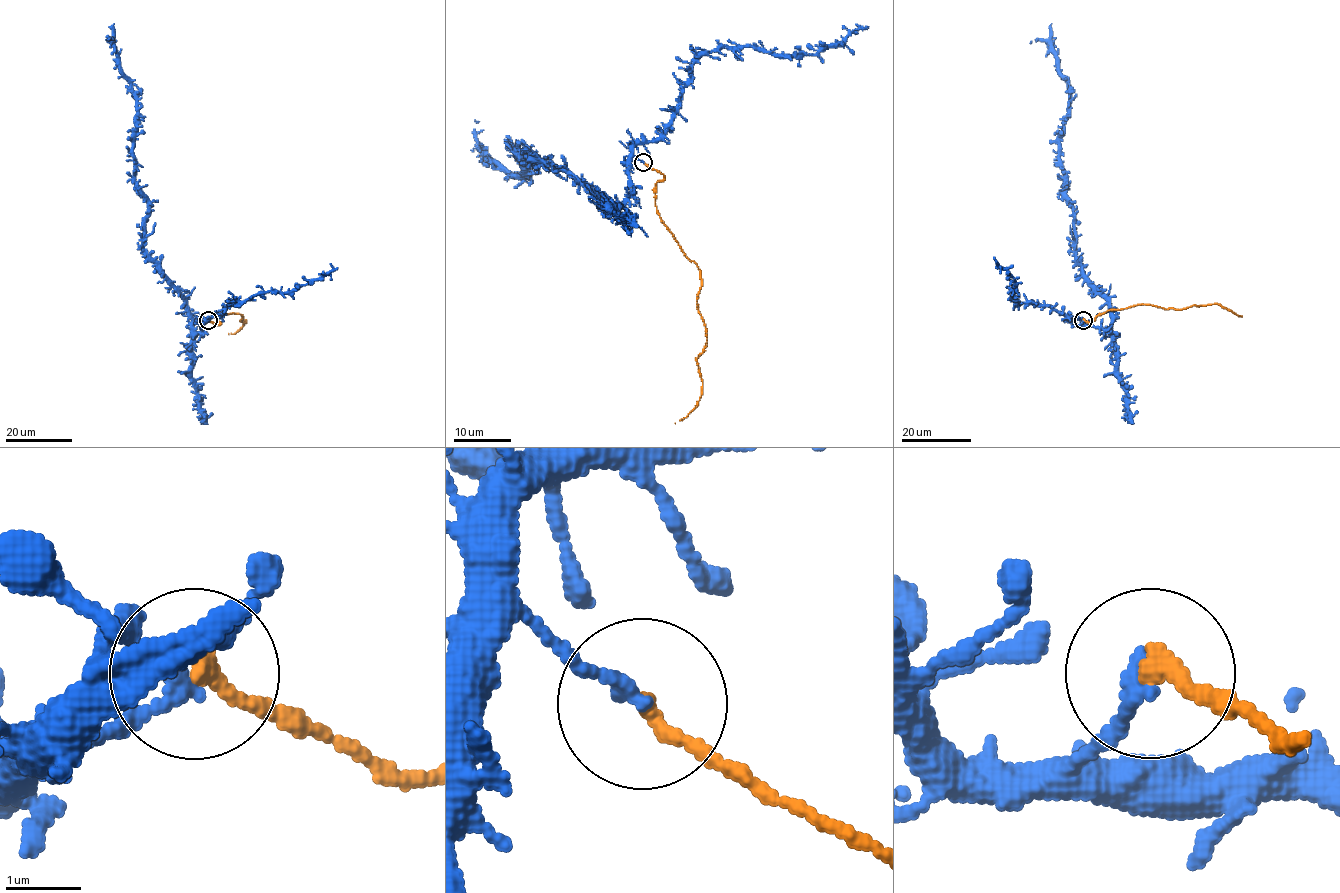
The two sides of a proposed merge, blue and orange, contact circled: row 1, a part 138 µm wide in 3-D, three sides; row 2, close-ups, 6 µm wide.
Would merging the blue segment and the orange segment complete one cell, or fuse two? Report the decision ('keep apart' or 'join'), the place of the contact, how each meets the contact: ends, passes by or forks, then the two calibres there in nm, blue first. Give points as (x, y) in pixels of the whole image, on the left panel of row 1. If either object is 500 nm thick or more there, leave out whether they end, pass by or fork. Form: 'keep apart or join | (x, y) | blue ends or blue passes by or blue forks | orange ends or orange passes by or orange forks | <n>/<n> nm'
keep apart | (208, 320) | blue ends | orange ends | 240/220 nm

